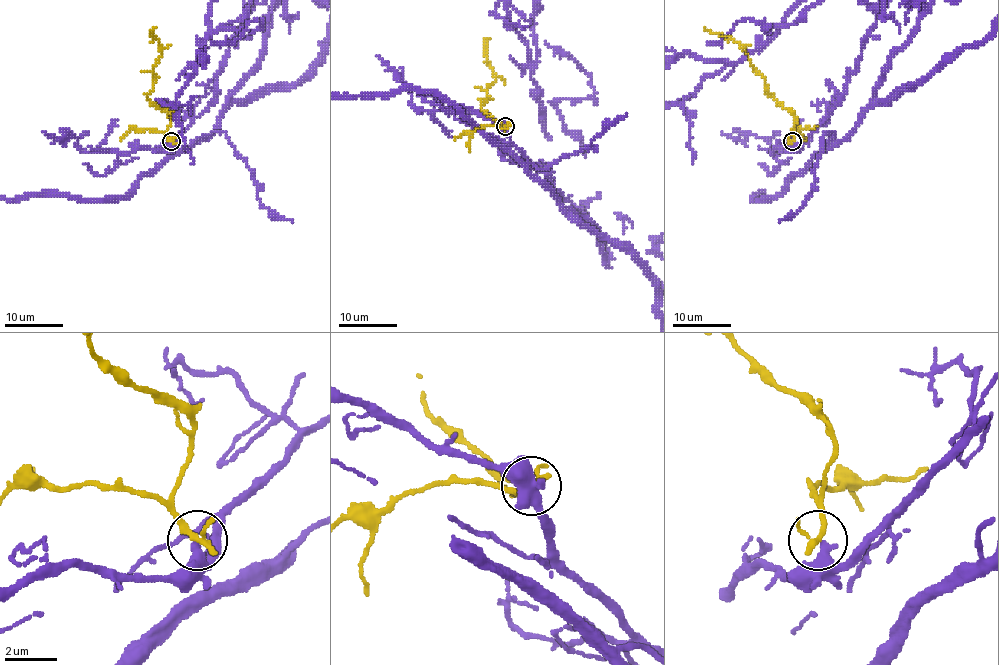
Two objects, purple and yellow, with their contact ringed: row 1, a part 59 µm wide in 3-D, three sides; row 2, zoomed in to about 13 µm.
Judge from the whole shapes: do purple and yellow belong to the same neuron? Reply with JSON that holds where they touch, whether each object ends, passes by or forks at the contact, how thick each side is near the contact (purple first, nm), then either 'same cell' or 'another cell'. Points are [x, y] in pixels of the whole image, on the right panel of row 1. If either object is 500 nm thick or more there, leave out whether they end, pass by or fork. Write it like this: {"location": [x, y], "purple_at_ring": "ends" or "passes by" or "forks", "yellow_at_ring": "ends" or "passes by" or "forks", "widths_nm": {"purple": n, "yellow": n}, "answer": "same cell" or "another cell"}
{"location": [792, 141], "purple_at_ring": "ends", "yellow_at_ring": "passes by", "widths_nm": {"purple": 400, "yellow": 220}, "answer": "another cell"}

